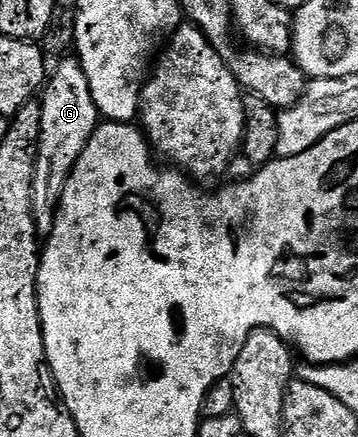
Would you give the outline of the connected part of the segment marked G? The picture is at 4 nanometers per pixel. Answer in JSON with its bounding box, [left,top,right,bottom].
[33,58,99,234]

